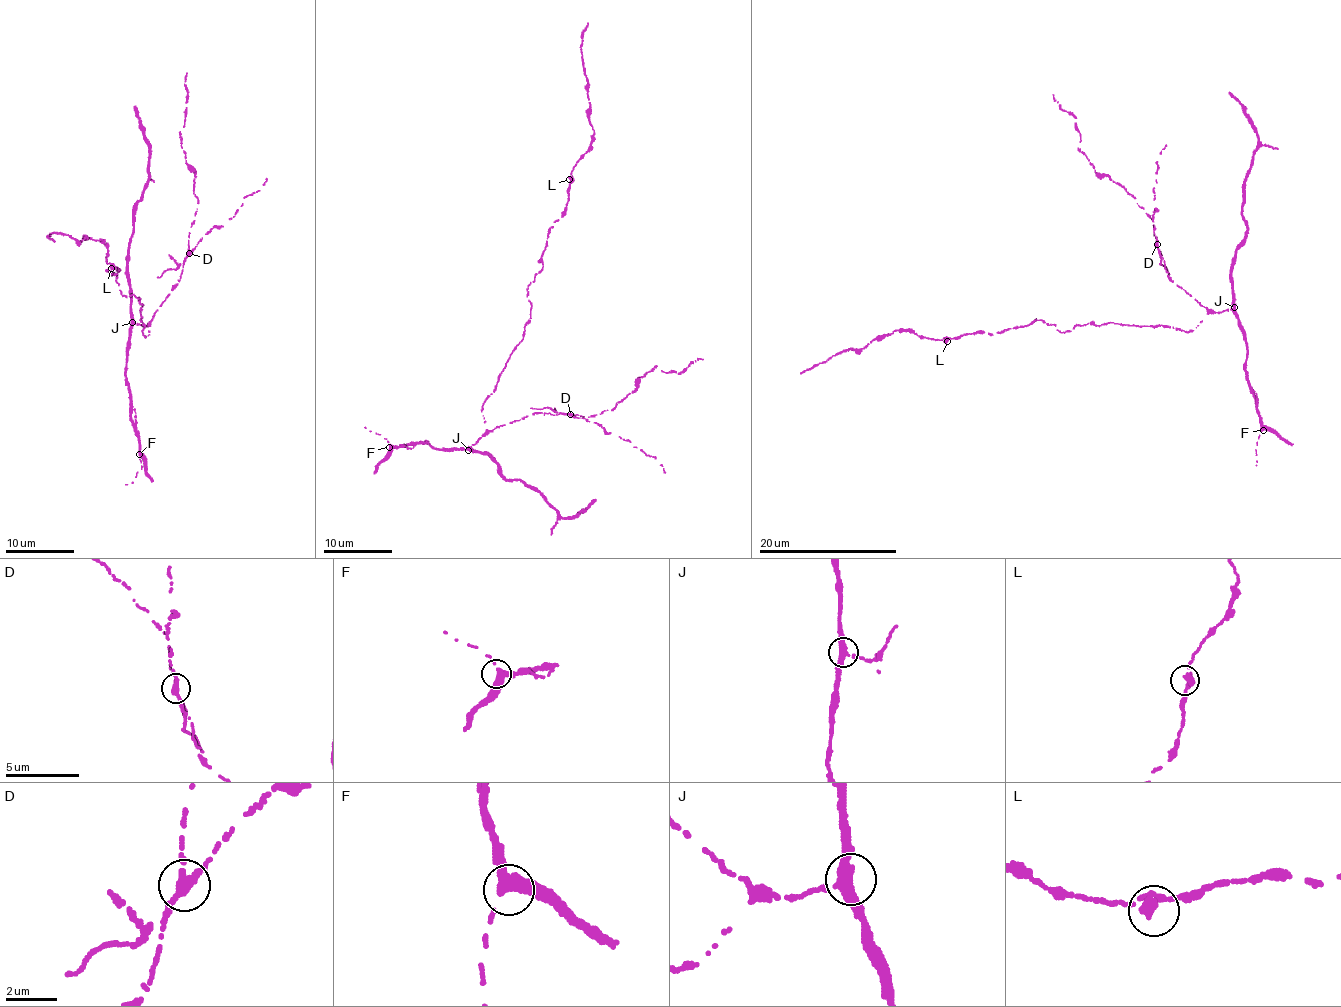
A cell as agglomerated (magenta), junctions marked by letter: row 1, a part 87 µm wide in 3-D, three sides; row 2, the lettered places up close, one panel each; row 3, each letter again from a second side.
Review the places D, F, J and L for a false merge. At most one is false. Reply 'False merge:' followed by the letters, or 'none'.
False merge: D

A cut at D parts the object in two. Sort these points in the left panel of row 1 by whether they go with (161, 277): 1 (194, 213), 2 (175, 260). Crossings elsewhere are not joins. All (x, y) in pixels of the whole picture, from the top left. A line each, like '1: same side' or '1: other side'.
1: other side
2: same side

